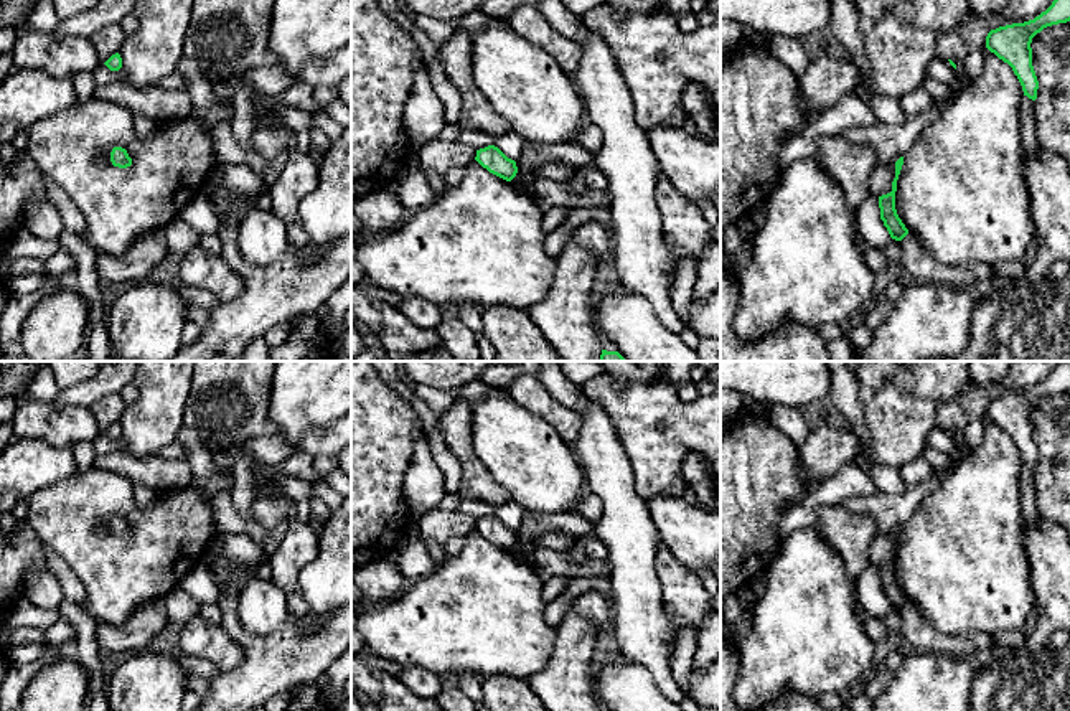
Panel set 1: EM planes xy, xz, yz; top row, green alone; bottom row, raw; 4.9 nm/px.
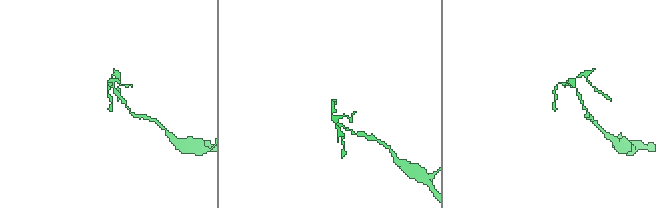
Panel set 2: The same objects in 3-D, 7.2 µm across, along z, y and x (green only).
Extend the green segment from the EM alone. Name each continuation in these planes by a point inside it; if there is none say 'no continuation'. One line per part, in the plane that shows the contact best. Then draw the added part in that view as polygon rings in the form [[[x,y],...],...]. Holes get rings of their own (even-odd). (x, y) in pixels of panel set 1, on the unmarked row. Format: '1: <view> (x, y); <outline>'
no continuation

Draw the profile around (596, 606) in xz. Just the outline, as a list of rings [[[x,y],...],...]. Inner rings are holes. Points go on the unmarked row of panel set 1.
[[[589,591],[574,599],[575,612],[587,617],[597,635],[612,622],[612,600],[608,592]]]

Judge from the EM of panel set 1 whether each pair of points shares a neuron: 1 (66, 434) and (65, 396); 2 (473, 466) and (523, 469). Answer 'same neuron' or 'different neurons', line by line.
1: different neurons
2: different neurons

